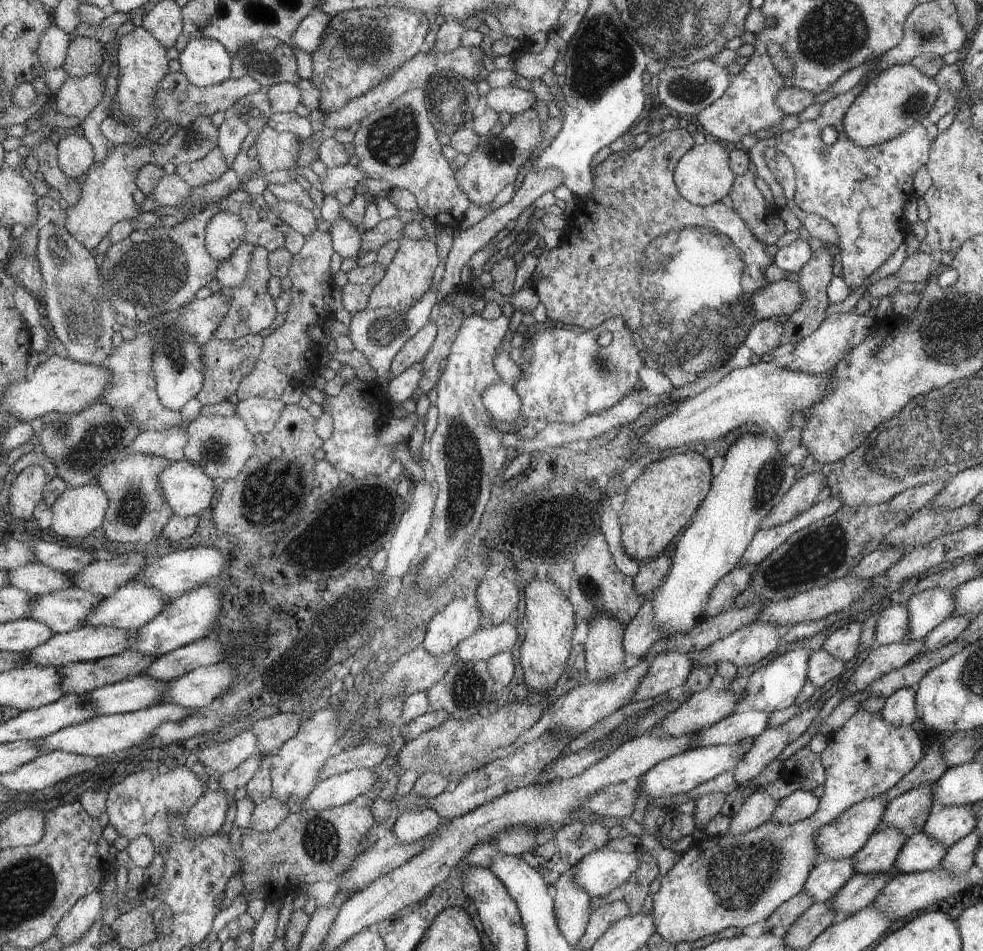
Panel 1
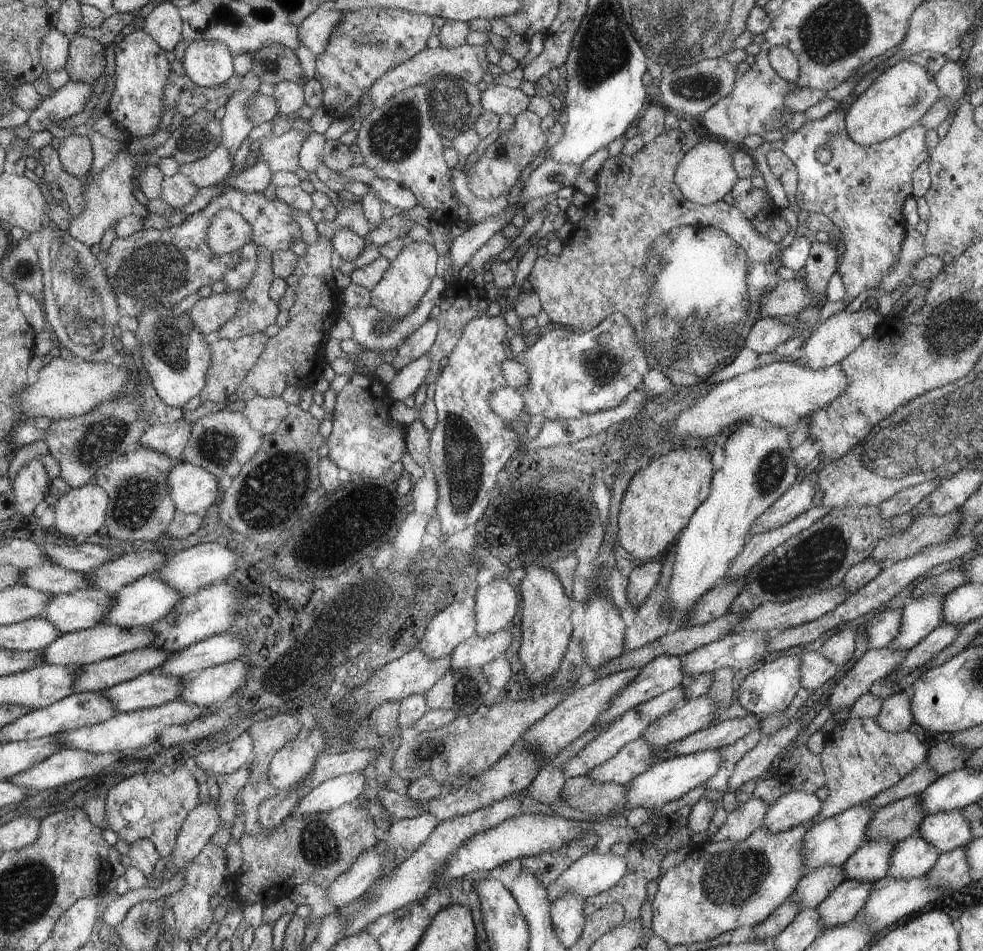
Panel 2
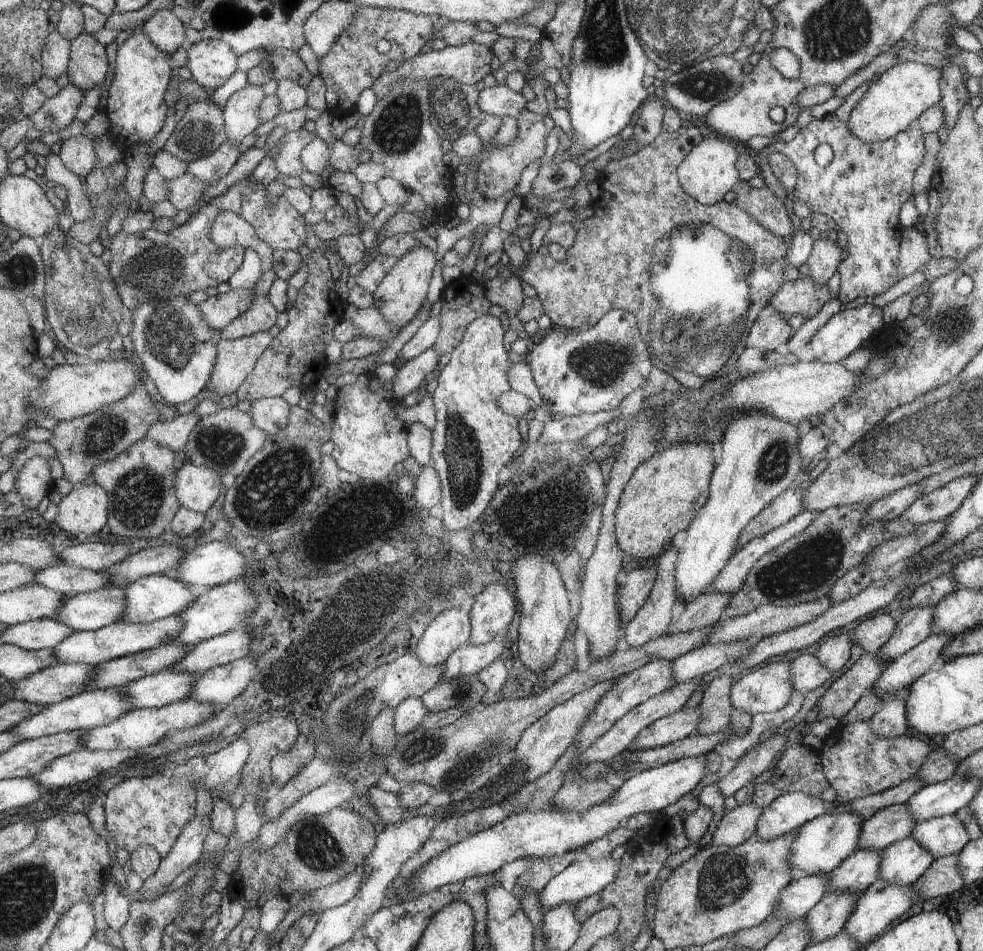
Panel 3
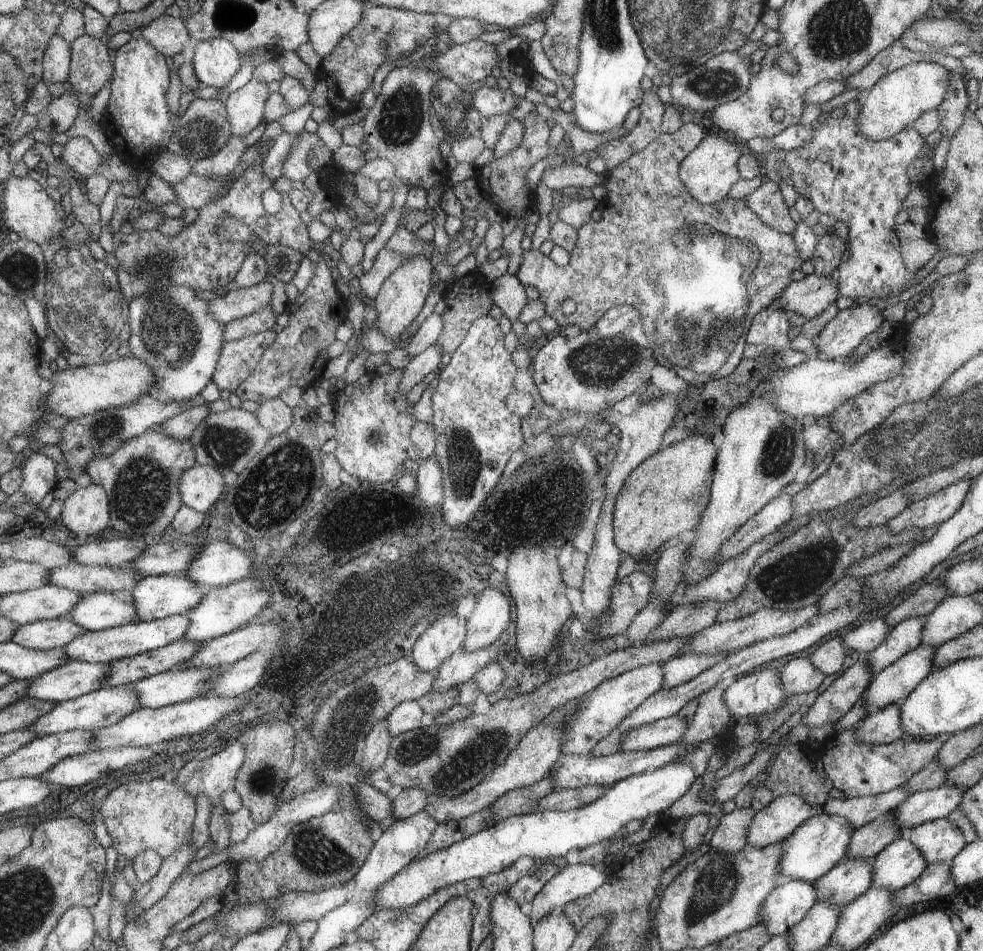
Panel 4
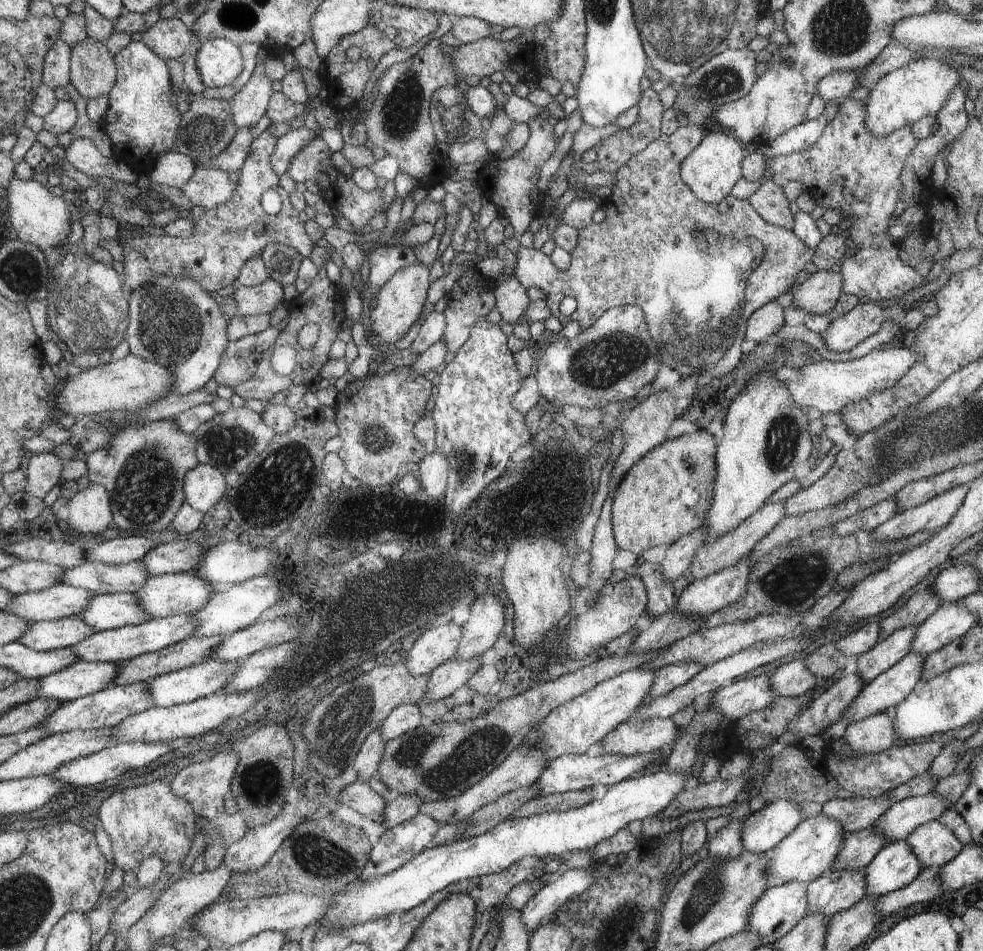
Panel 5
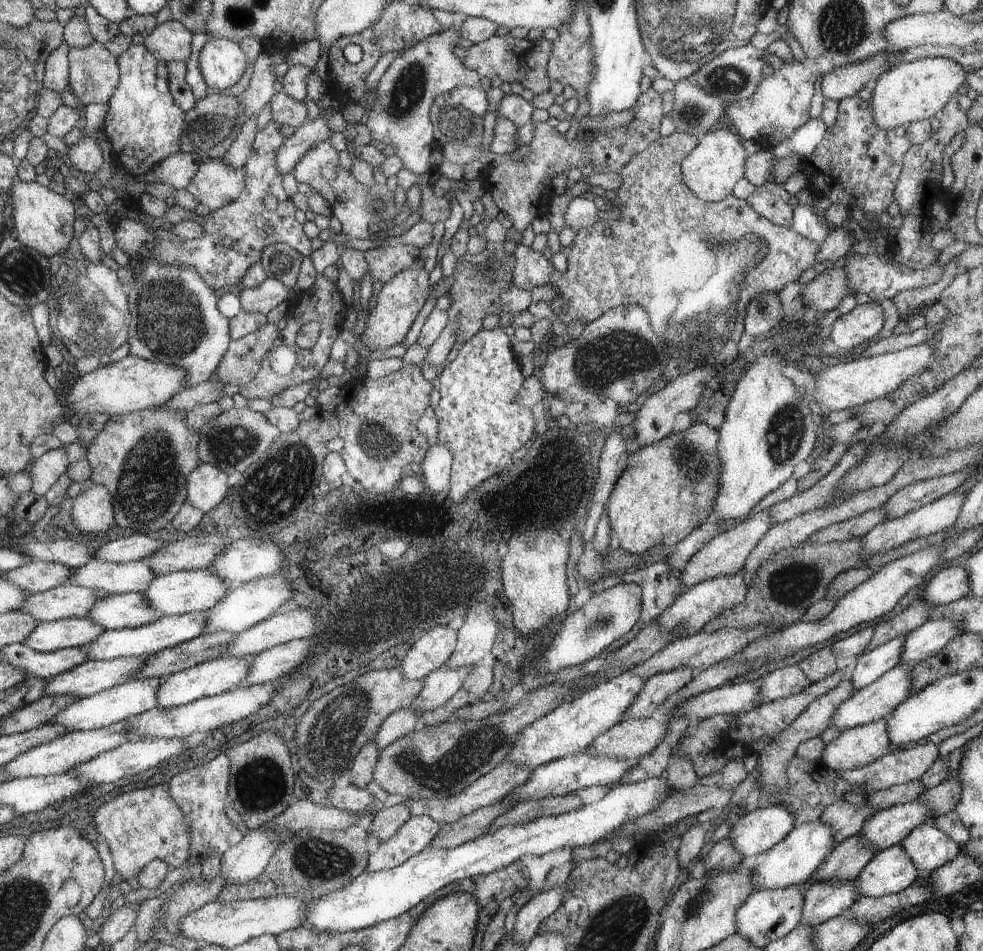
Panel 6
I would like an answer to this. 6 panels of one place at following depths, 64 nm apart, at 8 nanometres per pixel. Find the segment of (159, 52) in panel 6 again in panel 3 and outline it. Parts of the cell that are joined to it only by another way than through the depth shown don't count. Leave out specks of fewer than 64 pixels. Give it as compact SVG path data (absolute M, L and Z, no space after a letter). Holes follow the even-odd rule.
M172 8L158 10L145 24L143 34L150 38L161 52L172 55L184 42L185 25Z

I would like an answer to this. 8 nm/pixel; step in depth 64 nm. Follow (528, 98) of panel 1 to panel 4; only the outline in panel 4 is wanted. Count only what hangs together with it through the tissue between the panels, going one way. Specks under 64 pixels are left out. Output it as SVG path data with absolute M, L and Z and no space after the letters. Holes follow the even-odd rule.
M483 87L473 94L473 106L484 119L495 115L510 115L518 102L519 98L509 89Z

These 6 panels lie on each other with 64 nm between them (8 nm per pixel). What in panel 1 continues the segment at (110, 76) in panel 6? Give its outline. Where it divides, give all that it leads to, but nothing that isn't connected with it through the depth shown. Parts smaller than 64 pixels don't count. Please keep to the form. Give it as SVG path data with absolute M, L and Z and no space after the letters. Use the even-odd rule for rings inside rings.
M74 37L69 43L67 56L62 66L68 78L86 78L98 74L103 64L105 46L98 40L87 37Z

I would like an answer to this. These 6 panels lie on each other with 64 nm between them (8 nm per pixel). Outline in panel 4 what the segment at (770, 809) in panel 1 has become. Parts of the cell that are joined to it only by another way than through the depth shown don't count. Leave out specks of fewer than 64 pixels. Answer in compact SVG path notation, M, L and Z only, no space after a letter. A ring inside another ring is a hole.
M742 808L734 810L730 814L720 817L720 824L712 834L708 844L714 852L726 852L726 854L740 852L746 846L749 836L749 826L756 816L756 810Z

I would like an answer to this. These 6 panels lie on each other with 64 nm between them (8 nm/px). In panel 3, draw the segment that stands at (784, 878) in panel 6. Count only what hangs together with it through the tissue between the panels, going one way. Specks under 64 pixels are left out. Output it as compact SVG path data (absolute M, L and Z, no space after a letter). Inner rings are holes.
M845 811L844 813L826 813L823 816L804 824L797 840L793 843L790 865L795 874L822 875L834 871L841 863L857 849L861 839L861 829L865 819L858 814Z

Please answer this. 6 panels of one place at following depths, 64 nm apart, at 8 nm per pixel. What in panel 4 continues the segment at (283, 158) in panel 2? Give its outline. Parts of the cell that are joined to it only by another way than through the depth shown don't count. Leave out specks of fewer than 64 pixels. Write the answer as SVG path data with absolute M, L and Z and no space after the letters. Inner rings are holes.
M303 131L293 136L293 144L283 163L283 176L291 181L304 181L313 170L308 166L307 154L312 148L324 145L316 134Z

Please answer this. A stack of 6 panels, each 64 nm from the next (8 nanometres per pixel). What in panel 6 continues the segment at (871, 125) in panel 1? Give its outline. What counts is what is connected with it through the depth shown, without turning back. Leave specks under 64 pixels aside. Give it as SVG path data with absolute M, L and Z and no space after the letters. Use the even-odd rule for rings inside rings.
M942 57L918 59L891 68L872 86L875 121L888 130L938 116L954 95L965 90L966 73L957 61Z

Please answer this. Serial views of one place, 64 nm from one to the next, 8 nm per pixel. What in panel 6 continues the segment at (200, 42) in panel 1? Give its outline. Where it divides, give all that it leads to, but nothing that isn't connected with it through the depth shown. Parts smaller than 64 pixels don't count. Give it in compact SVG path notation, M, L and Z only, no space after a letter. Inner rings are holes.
M211 38L200 50L199 68L209 91L222 91L242 78L248 62L238 42Z

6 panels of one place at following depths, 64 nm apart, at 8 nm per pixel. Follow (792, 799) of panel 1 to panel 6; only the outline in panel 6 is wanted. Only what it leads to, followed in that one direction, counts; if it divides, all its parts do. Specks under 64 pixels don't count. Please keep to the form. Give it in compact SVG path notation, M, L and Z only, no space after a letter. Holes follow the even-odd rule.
M769 806L733 819L729 832L734 850L742 858L762 856L785 840L794 828L794 814L785 806Z

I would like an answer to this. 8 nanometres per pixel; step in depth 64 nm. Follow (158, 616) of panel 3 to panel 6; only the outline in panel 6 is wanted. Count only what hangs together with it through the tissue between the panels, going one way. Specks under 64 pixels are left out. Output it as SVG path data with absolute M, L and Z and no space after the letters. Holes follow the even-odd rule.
M192 569L157 575L154 582L148 586L145 594L156 612L160 612L162 615L183 615L208 611L216 606L231 588L217 573L211 572L210 569Z

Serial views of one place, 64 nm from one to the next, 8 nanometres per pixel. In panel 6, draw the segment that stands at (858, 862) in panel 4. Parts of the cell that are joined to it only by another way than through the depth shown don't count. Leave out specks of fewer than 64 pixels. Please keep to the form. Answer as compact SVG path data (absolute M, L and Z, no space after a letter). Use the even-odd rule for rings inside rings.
M853 880L814 882L803 891L800 924L817 927L844 914L858 899L856 883Z

